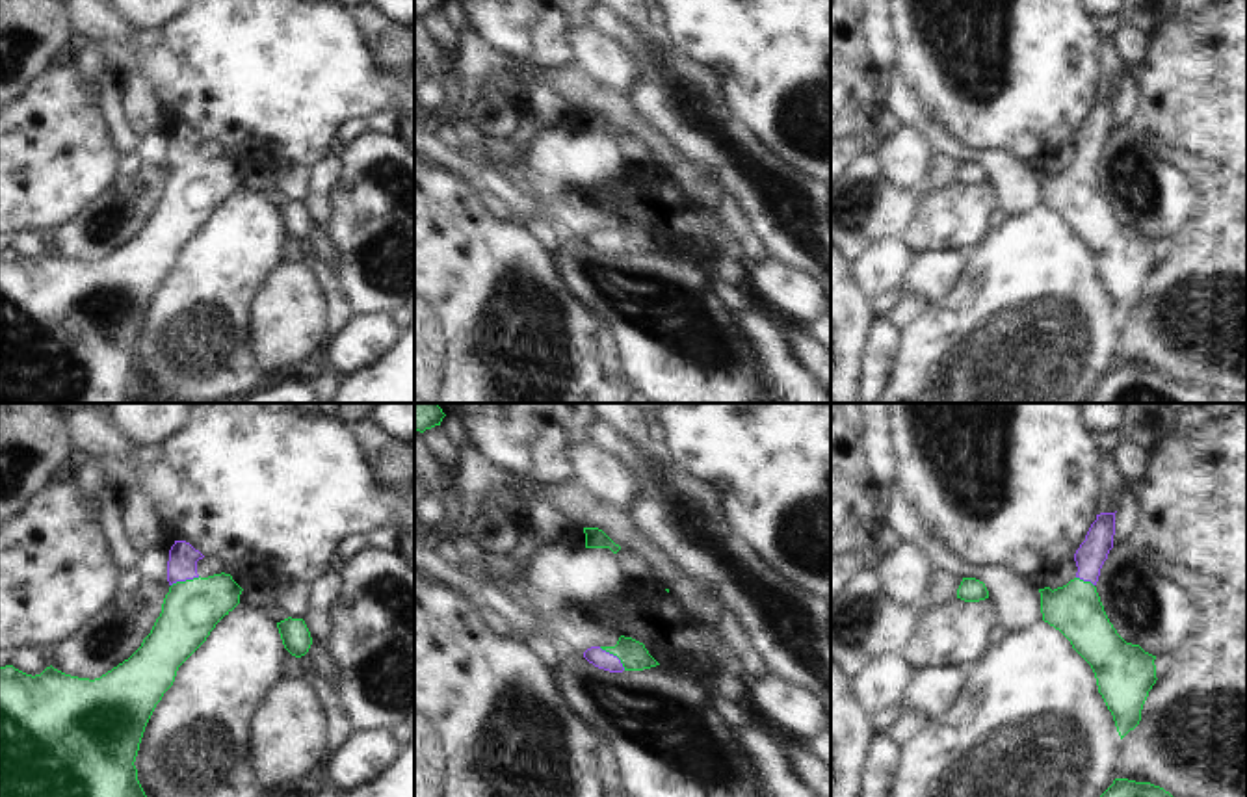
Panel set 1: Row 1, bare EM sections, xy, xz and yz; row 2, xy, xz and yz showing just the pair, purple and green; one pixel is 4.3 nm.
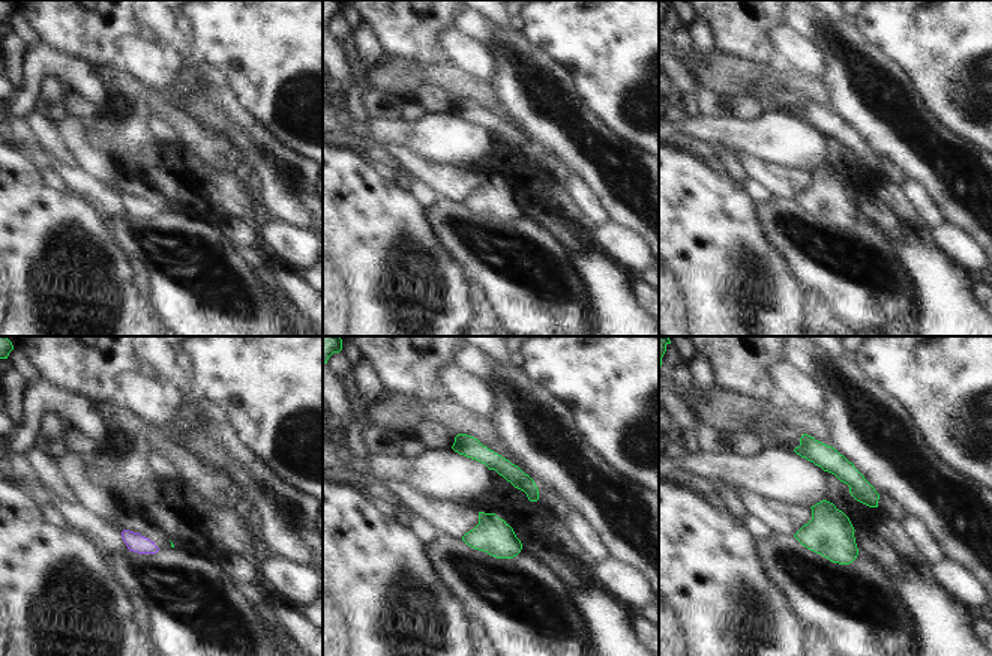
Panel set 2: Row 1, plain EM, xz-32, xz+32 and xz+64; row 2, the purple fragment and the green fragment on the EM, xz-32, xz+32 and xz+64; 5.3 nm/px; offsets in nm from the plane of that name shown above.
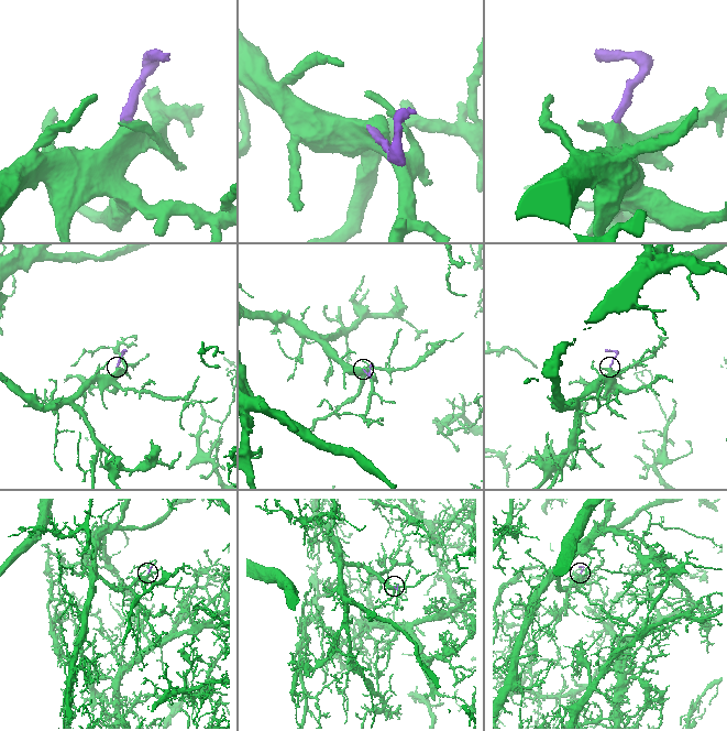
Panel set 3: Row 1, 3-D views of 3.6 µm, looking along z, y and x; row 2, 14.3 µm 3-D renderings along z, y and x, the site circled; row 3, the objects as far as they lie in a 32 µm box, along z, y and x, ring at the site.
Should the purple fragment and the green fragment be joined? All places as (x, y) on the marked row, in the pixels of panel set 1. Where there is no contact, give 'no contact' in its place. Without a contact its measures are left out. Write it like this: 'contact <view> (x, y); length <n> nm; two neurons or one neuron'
contact xz (612, 654); length 160 nm; one neuron

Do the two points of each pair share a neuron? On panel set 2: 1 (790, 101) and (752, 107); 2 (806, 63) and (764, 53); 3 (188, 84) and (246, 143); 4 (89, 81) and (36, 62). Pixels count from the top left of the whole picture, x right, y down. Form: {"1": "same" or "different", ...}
{"1": "different", "2": "different", "3": "same", "4": "same"}

